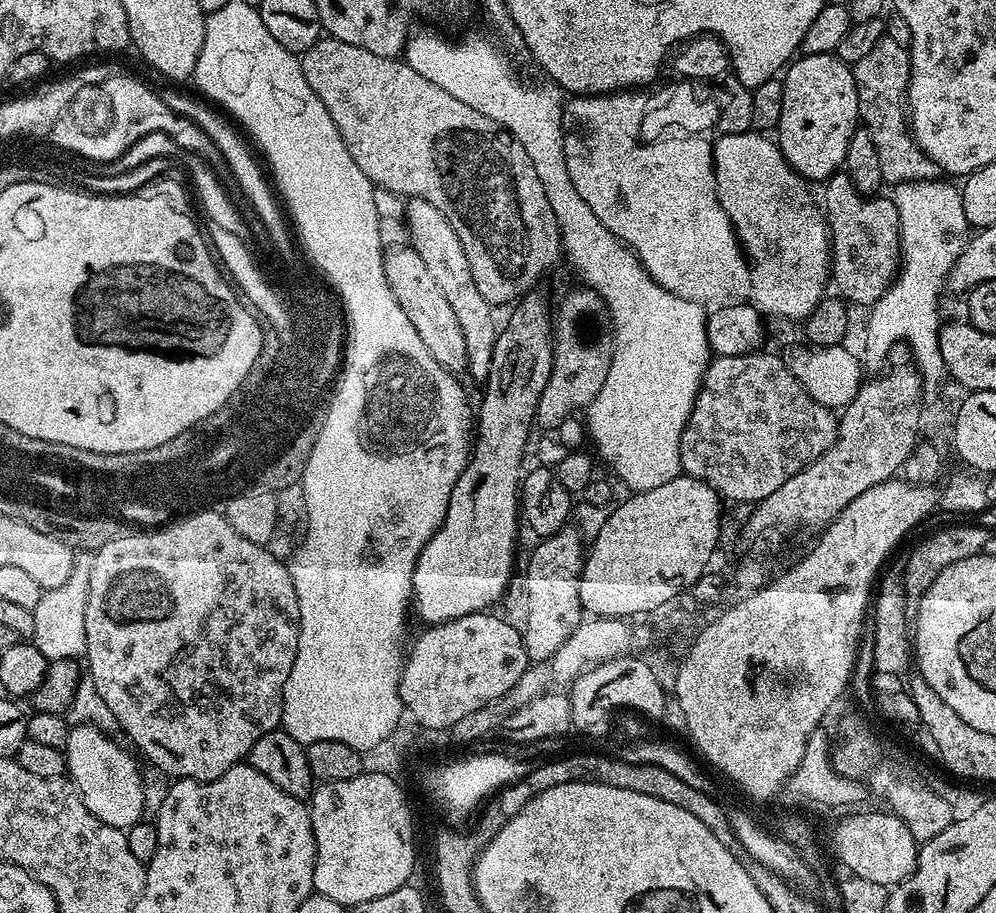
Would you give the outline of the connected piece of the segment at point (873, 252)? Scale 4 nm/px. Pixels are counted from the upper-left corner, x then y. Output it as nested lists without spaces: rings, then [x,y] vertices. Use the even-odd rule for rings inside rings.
[[[844,170],[835,172],[831,178],[823,181],[822,188],[824,188],[822,208],[830,229],[831,283],[834,288],[836,284],[835,291],[847,300],[849,305],[871,306],[886,294],[901,269],[900,224],[895,202],[892,198],[883,200],[883,195],[880,194],[864,196]]]

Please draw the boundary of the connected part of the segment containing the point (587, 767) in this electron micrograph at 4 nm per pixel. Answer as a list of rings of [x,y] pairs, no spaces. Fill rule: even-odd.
[[[580,752],[577,756],[564,756],[561,760],[550,761],[549,764],[537,763],[535,770],[526,775],[526,778],[522,778],[521,781],[514,782],[512,785],[506,785],[505,788],[499,790],[501,817],[507,818],[518,814],[518,810],[523,810],[530,798],[542,794],[542,790],[550,790],[550,786],[562,786],[566,782],[594,782],[598,786],[618,786],[618,790],[634,790],[634,794],[650,794],[650,798],[662,798],[662,802],[674,802],[674,806],[682,806],[682,810],[694,814],[694,818],[698,818],[698,822],[702,822],[706,826],[706,830],[710,830],[710,834],[714,834],[714,838],[718,838],[718,842],[722,842],[722,846],[726,846],[735,853],[741,851],[738,838],[728,821],[729,813],[726,808],[724,812],[723,806],[718,802],[719,799],[708,797],[701,790],[694,790],[688,783],[682,782],[681,779],[674,777],[660,766],[641,762],[631,764],[628,760],[615,760],[612,756],[599,756],[596,752]]]

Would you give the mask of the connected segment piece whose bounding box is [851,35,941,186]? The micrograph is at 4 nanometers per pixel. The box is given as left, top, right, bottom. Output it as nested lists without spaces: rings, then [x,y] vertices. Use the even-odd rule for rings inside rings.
[[[888,35],[881,38],[878,46],[874,46],[874,50],[870,50],[862,62],[851,65],[852,77],[858,90],[860,124],[870,130],[870,138],[874,138],[878,162],[882,166],[882,178],[888,186],[935,180],[941,175],[940,167],[922,151],[910,131],[906,101],[911,69],[909,49],[898,46]]]

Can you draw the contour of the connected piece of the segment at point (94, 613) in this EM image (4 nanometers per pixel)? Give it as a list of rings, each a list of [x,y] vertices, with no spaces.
[[[211,515],[185,521],[171,532],[133,531],[124,538],[107,542],[91,558],[92,569],[86,572],[89,590],[86,603],[86,672],[92,677],[98,694],[110,708],[115,727],[120,727],[132,739],[131,747],[145,761],[148,759],[154,767],[161,768],[166,775],[172,776],[168,778],[202,781],[222,778],[226,770],[247,761],[254,742],[258,742],[262,734],[275,732],[282,724],[284,687],[286,678],[290,678],[290,666],[294,666],[294,654],[298,654],[300,633],[298,600],[293,596],[288,576],[285,576],[283,568],[270,556],[264,555],[259,548],[252,547],[252,543],[248,544],[247,540],[240,540],[228,525]]]

